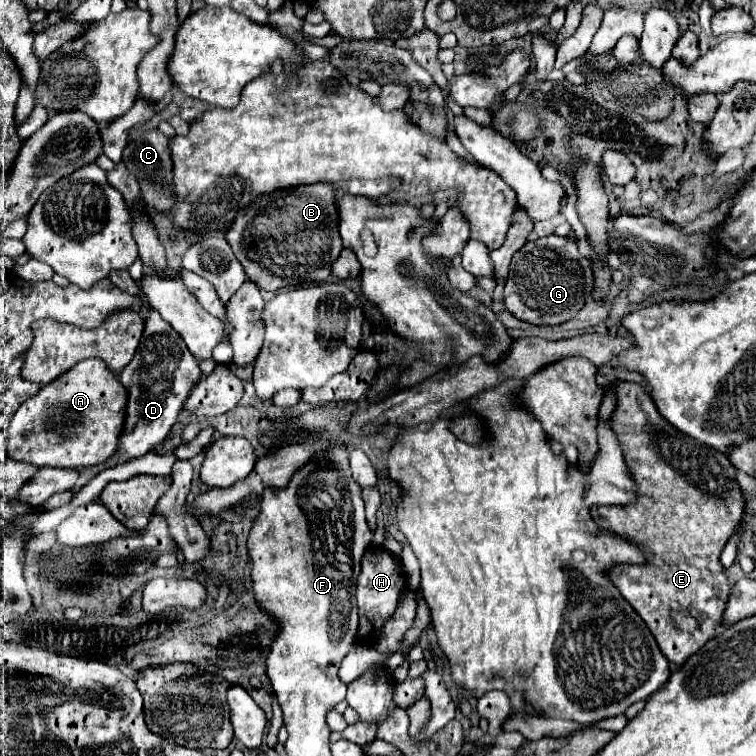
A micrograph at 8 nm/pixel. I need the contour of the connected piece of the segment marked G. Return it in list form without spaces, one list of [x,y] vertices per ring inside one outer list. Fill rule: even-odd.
[[[549,235],[525,243],[511,261],[505,285],[505,307],[533,325],[561,325],[573,319],[593,291],[591,259],[581,257],[573,237]]]

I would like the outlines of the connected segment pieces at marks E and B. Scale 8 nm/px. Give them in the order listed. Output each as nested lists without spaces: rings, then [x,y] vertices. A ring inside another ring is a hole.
[[[621,381],[615,387],[617,411],[613,415],[611,427],[621,443],[625,461],[639,491],[635,503],[625,507],[593,507],[591,515],[601,529],[617,533],[631,543],[639,543],[639,547],[645,551],[647,565],[619,565],[613,569],[609,579],[617,583],[621,595],[647,623],[663,655],[671,663],[683,665],[689,655],[695,655],[707,643],[707,639],[715,637],[715,631],[723,623],[731,585],[719,557],[743,519],[747,499],[741,485],[737,483],[737,469],[729,463],[727,455],[691,439],[689,435],[665,423],[665,419],[657,413],[651,397],[639,383]]]
[[[315,183],[261,195],[237,213],[227,241],[247,277],[263,291],[325,281],[343,249],[337,233],[335,189],[327,183]]]

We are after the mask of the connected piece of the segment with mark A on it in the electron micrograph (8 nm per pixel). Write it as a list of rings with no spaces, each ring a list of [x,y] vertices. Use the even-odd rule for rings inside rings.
[[[101,359],[81,361],[65,375],[59,375],[57,381],[41,387],[33,399],[17,409],[5,431],[9,441],[7,453],[13,459],[37,467],[83,469],[105,463],[117,453],[117,437],[121,437],[127,397],[125,385]]]

